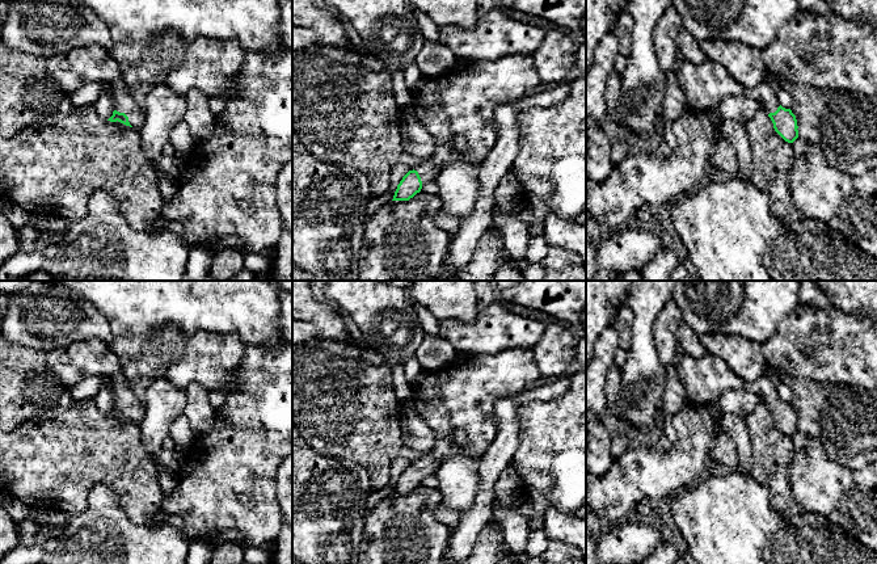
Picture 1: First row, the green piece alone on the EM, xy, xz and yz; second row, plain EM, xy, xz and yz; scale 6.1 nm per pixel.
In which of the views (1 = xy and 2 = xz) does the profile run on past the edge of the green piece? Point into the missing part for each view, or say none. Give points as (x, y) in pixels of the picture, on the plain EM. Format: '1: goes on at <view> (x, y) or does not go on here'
1: goes on at xy (123, 396)
2: goes on at xz (428, 464)

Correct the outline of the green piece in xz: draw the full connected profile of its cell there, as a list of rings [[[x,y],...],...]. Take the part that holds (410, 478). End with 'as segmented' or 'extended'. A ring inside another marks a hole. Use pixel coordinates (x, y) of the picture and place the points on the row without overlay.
[[[433,451],[423,453],[421,459],[418,459],[413,464],[409,464],[402,471],[402,473],[397,479],[392,494],[409,494],[421,485],[423,477],[433,476],[438,466],[439,462]]] | extended

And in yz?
[[[707,353],[693,358],[680,355],[678,376],[686,390],[688,403],[711,404],[728,390],[746,390],[762,396],[775,425],[788,437],[798,432],[796,409],[780,399],[776,379],[768,373],[756,382],[741,379],[720,357]]] | extended

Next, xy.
[[[122,376],[114,379],[114,405],[107,414],[118,414],[136,424],[143,418],[144,405],[131,391],[128,382]]] | extended

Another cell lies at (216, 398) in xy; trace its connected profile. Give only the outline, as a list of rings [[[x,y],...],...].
[[[216,390],[210,392],[210,403],[215,411],[218,411],[225,401],[227,392],[223,390]]]

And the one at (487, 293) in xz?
[[[475,281],[476,304],[478,311],[498,300],[498,290],[493,281]]]

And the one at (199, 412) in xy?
[[[190,383],[185,388],[187,403],[184,414],[187,417],[195,437],[202,437],[214,425],[216,411],[210,403],[210,391],[198,383]]]

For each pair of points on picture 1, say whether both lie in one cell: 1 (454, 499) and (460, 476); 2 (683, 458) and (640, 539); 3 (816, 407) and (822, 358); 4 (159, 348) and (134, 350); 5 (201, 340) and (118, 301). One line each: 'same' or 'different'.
1: same
2: different
3: different
4: same
5: different

